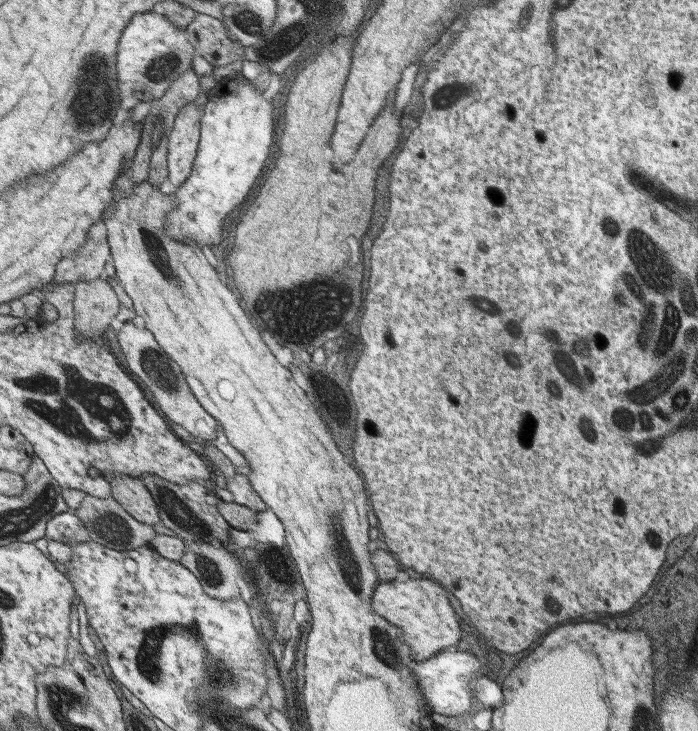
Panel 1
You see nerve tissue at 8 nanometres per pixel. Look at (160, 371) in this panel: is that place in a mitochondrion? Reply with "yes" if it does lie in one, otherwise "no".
yes

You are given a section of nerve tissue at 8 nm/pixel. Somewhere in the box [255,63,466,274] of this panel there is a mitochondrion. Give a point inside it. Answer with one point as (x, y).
(443, 99)

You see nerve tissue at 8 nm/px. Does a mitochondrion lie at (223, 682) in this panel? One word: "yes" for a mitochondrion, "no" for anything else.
yes

